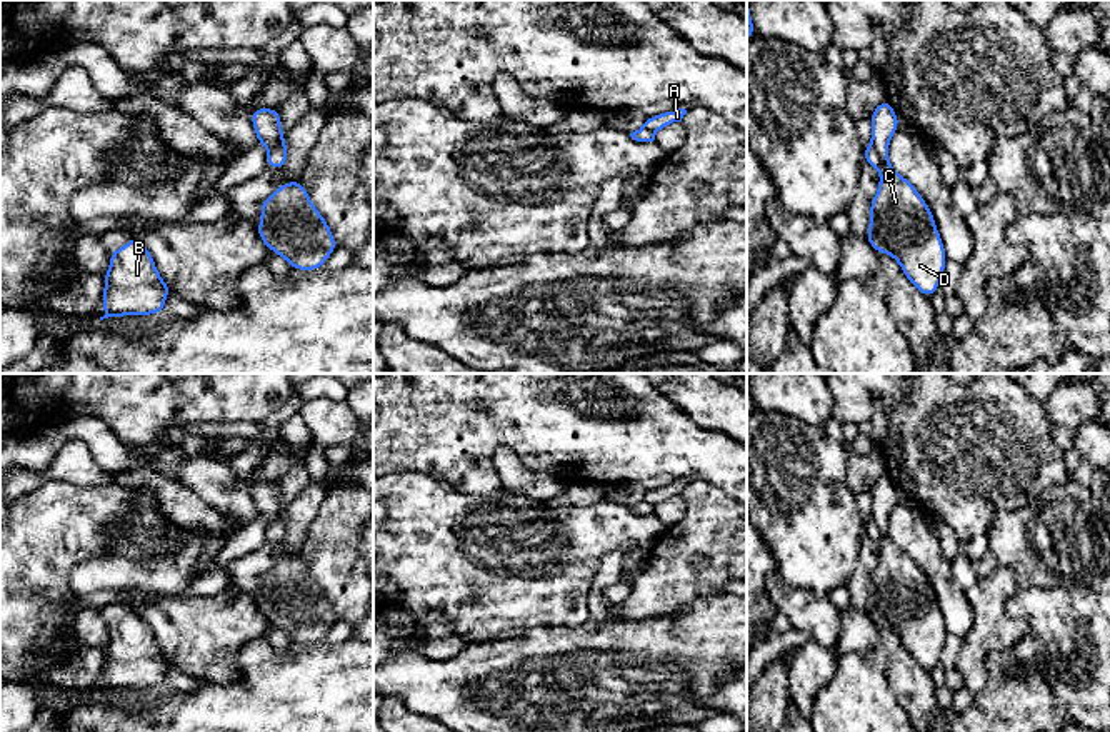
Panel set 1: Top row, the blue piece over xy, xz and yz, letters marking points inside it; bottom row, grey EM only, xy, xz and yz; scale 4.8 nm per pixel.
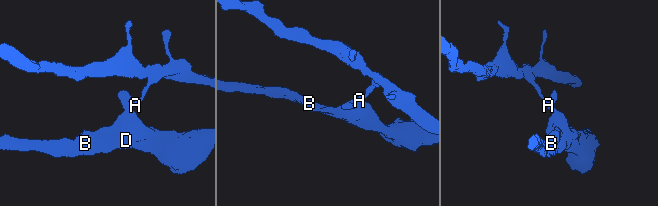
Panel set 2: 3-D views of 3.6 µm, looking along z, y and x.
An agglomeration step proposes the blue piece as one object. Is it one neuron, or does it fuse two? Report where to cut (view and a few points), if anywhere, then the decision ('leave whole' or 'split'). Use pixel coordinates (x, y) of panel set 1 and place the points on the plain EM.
yz (872, 516), (880, 534), (879, 542) | split

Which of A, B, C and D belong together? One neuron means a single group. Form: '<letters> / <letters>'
A / B C D

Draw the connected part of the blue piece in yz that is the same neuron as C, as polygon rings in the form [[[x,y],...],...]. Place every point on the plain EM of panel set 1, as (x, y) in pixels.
[[[887,472],[870,492],[872,517],[882,540],[880,559],[870,577],[867,614],[877,627],[890,627],[913,660],[930,672],[938,665],[947,637],[943,614],[923,570],[888,537],[888,515],[898,504],[898,489]]]

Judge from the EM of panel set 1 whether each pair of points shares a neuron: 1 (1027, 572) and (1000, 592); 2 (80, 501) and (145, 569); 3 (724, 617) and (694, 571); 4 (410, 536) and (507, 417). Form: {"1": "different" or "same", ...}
{"1": "different", "2": "different", "3": "different", "4": "different"}

